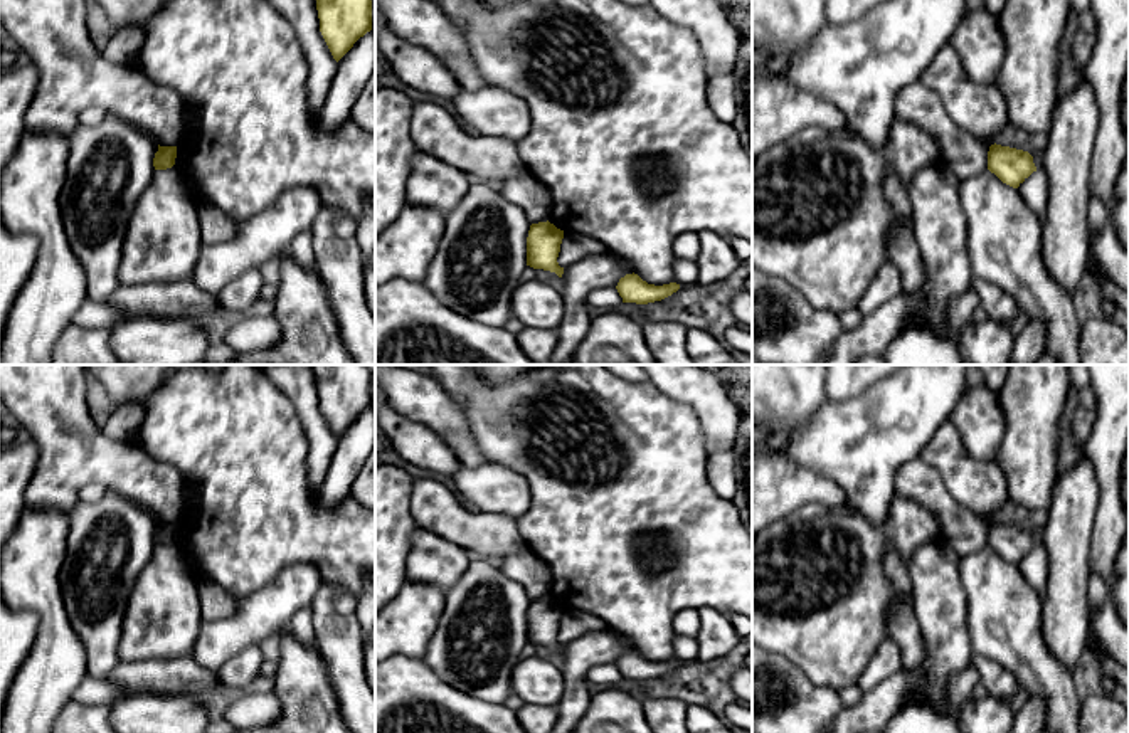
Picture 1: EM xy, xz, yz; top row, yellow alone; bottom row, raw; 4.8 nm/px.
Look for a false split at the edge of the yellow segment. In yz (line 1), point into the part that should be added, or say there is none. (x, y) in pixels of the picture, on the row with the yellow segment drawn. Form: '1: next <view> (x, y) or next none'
1: next none

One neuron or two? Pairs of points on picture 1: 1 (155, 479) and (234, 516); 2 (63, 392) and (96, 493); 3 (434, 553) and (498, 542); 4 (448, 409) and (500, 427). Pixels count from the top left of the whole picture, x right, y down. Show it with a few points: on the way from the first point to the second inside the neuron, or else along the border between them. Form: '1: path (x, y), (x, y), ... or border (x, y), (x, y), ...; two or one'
1: border (152, 456), (170, 463), (184, 481); two
2: border (108, 490), (98, 483), (86, 483), (78, 498); two
3: border (428, 530), (473, 555); two
4: border (450, 390), (463, 406), (468, 426), (482, 453); two

